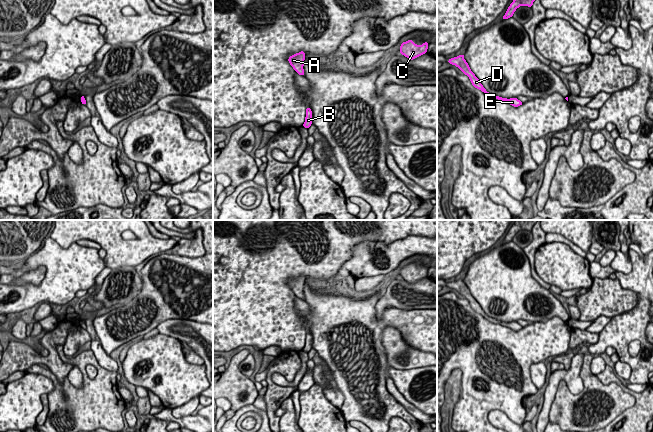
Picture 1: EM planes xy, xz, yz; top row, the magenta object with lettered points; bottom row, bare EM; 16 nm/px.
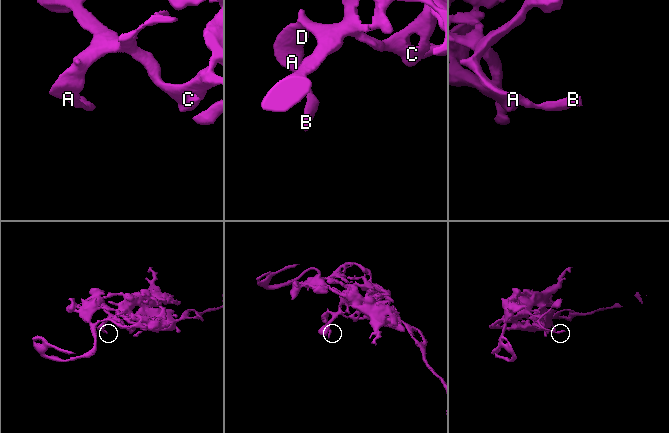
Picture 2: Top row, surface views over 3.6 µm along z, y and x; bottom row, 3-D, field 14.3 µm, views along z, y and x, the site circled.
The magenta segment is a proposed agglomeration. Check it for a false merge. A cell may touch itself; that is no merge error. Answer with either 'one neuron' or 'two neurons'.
one neuron

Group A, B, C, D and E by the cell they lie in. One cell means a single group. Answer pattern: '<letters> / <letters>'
A B C D E

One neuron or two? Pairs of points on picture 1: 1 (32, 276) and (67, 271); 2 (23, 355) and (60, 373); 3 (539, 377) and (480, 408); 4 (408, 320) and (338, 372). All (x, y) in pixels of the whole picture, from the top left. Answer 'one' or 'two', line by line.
1: two
2: one
3: two
4: one

